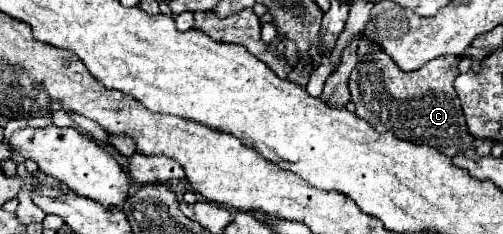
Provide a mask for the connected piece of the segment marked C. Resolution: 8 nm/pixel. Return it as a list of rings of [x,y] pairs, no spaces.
[[[364,33],[358,35],[358,63],[350,75],[350,93],[352,93],[352,103],[356,105],[356,115],[362,117],[364,121],[370,123],[372,129],[376,129],[378,133],[392,133],[404,141],[412,141],[416,145],[430,145],[432,149],[438,149],[440,153],[448,155],[448,157],[456,157],[460,153],[464,153],[466,149],[474,149],[474,137],[468,133],[466,123],[464,123],[464,115],[460,109],[460,99],[454,91],[454,79],[460,75],[458,71],[458,55],[442,55],[438,59],[428,61],[426,65],[422,65],[420,69],[406,73],[402,71],[394,59],[390,59],[390,55],[386,55],[386,51],[380,45],[374,45],[374,41],[370,41]]]

